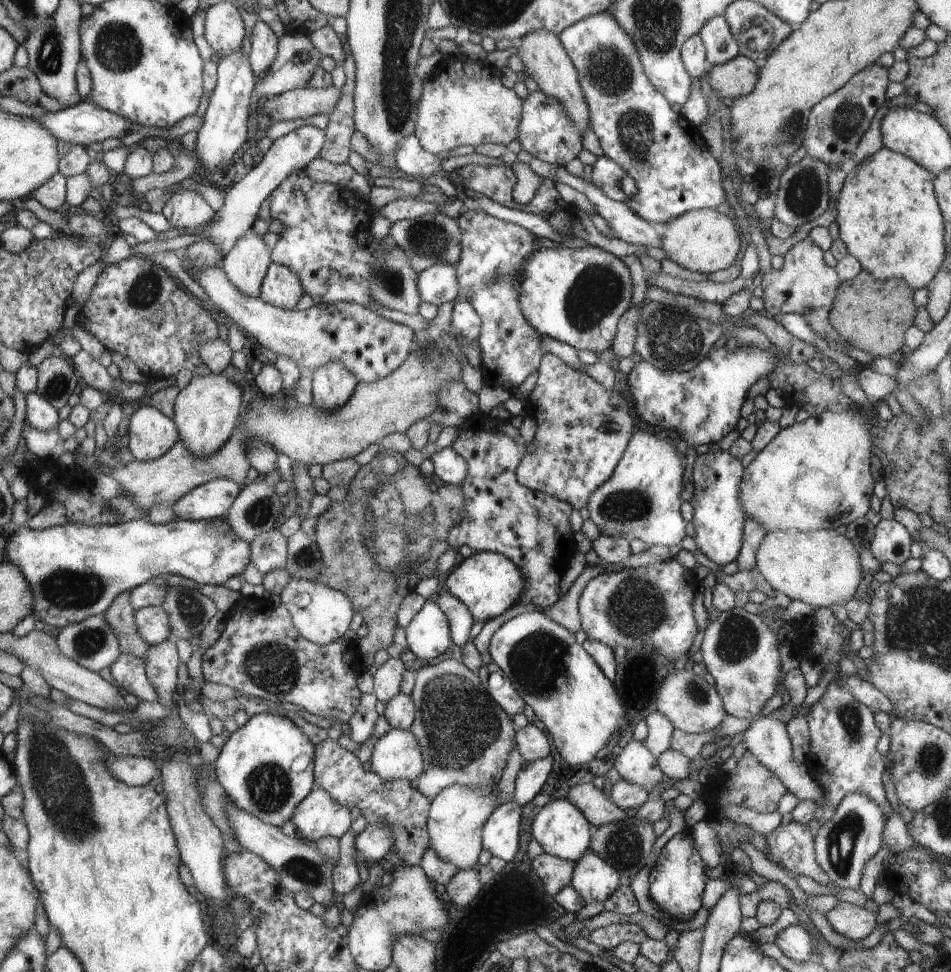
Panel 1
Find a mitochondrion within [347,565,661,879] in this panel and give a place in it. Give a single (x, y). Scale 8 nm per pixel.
(460, 723)

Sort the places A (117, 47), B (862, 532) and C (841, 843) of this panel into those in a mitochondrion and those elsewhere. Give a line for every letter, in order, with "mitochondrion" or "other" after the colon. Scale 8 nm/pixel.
A: mitochondrion
B: mitochondrion
C: mitochondrion

